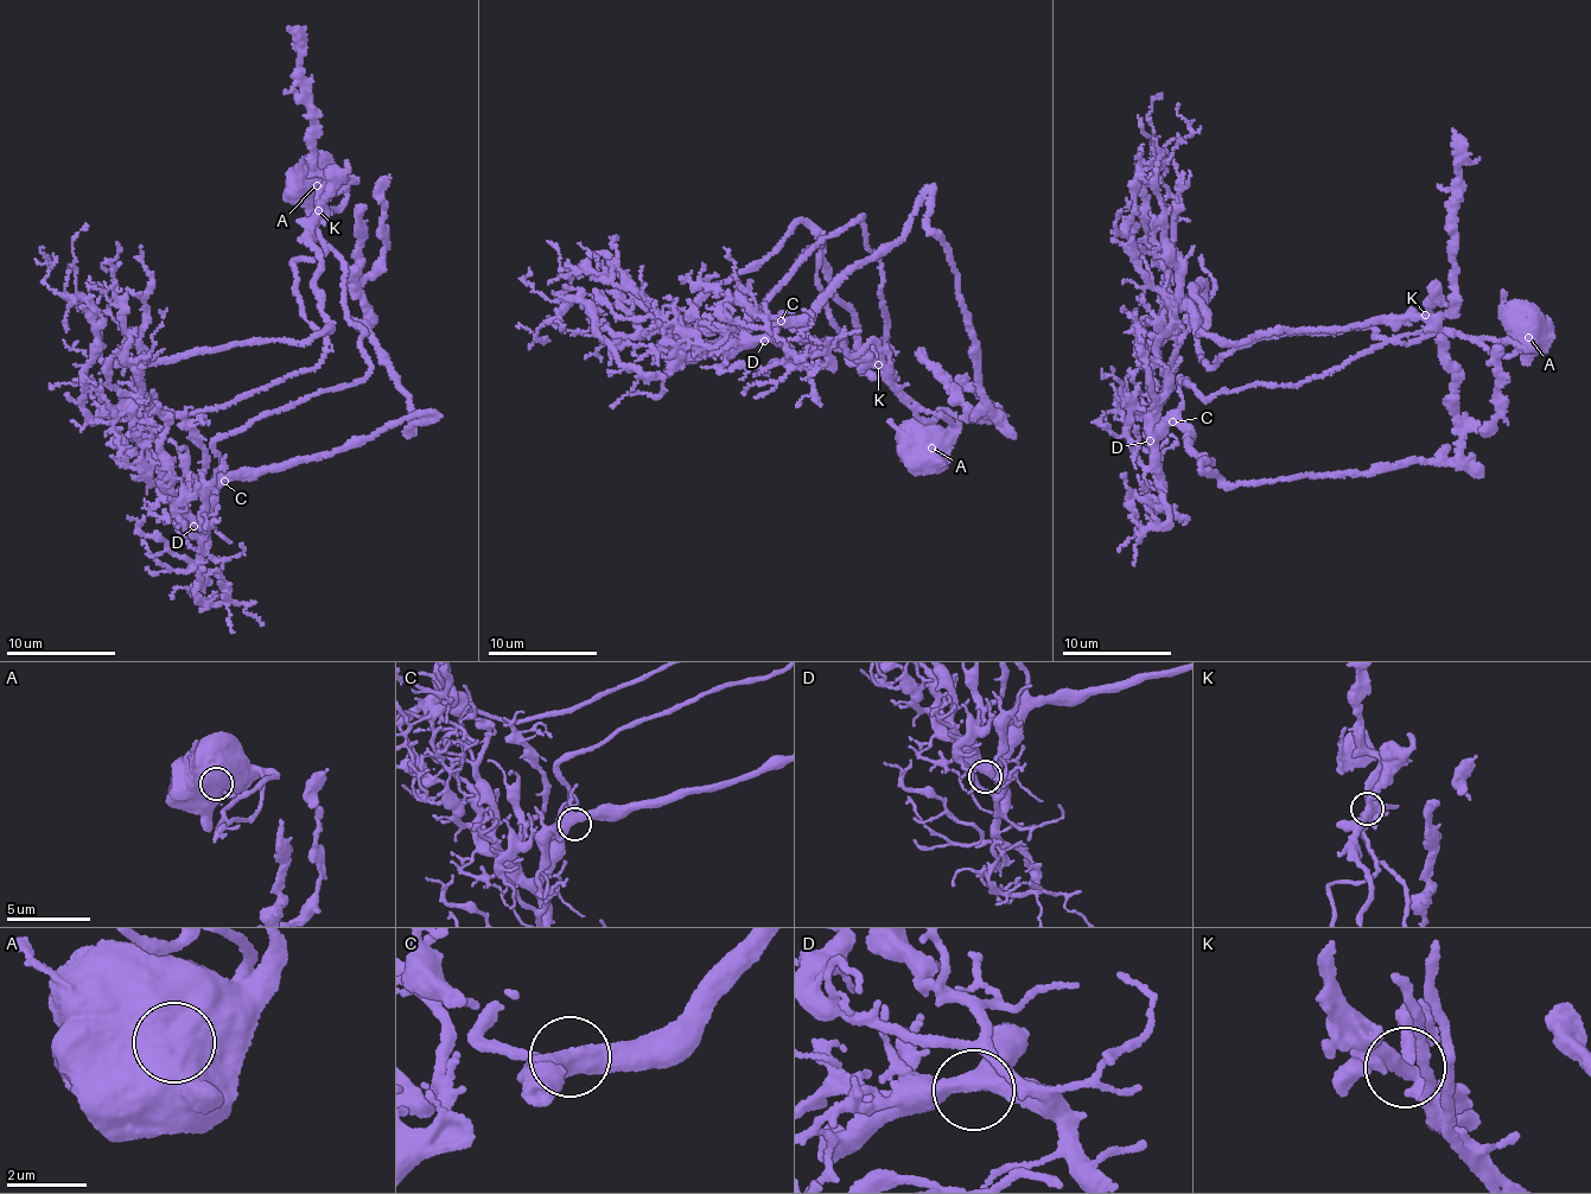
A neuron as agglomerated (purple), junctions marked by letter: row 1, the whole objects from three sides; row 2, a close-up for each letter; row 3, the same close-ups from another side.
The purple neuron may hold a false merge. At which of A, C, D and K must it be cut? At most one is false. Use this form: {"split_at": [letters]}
{"split_at": ["A"]}

